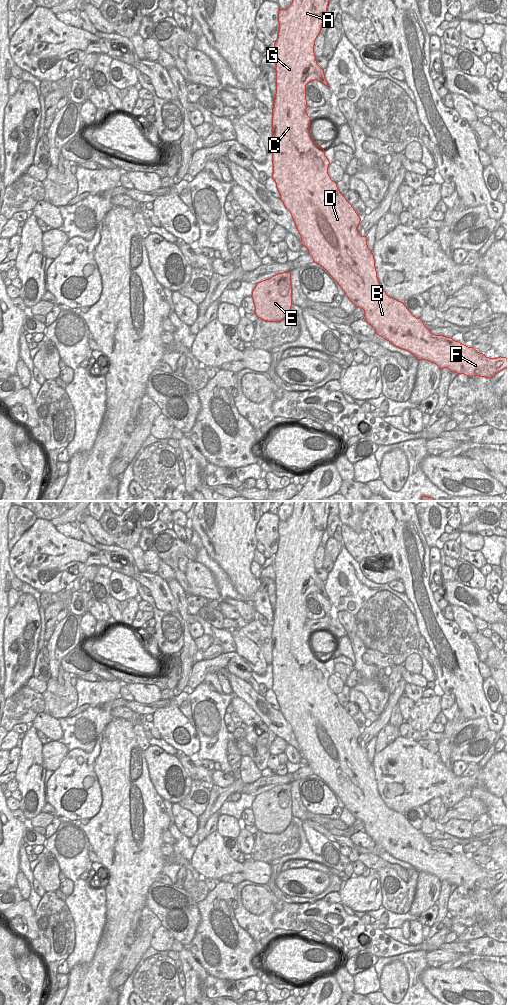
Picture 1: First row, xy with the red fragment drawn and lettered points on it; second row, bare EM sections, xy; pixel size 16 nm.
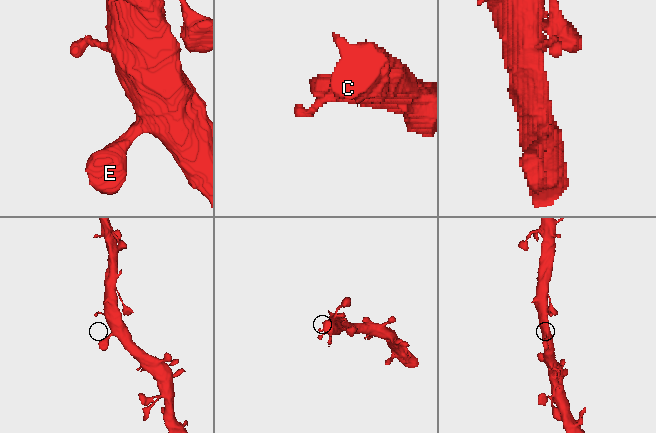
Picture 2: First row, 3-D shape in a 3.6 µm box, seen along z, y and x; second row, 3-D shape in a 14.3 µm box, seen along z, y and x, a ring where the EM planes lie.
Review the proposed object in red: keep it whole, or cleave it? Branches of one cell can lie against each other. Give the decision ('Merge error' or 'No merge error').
No merge error

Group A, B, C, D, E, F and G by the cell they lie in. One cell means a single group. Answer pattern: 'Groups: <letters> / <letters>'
Groups: A B C D E F G

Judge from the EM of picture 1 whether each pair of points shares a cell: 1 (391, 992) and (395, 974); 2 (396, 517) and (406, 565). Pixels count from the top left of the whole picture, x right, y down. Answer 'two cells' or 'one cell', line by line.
1: one cell
2: one cell

